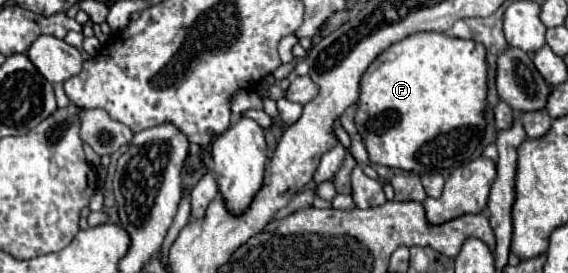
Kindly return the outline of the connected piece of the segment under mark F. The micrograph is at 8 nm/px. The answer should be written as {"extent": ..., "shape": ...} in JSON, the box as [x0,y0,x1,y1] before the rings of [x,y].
{"extent":[356,32,486,172],"shape":[[[418,32],[418,34],[412,34],[396,44],[392,44],[390,48],[386,48],[370,66],[368,70],[364,72],[362,80],[360,80],[360,96],[358,96],[358,110],[356,110],[356,128],[364,140],[364,146],[368,150],[368,156],[374,164],[380,164],[380,166],[390,166],[390,168],[402,168],[402,170],[408,170],[408,172],[448,172],[448,170],[454,170],[458,168],[460,164],[468,162],[472,152],[476,150],[480,138],[482,138],[482,132],[484,132],[484,126],[486,126],[486,120],[482,116],[482,110],[484,110],[484,102],[486,102],[486,52],[484,52],[484,46],[474,42],[474,40],[460,40],[460,38],[450,38],[446,34],[438,34],[438,32]]]}

